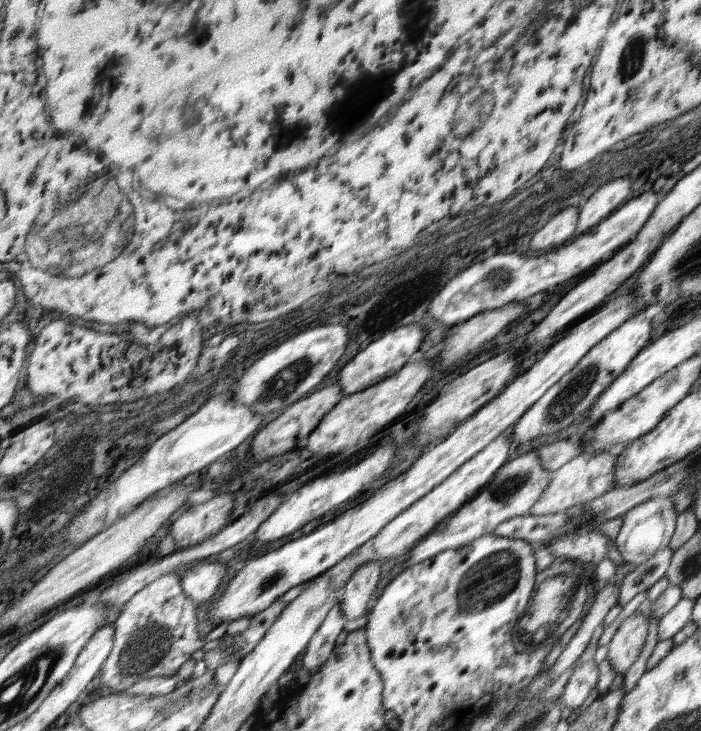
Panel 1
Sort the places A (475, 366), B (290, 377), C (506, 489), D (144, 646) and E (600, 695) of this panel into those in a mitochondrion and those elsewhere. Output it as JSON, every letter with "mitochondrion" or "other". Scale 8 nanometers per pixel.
{"A":"other","B":"mitochondrion","C":"mitochondrion","D":"mitochondrion","E":"other"}

